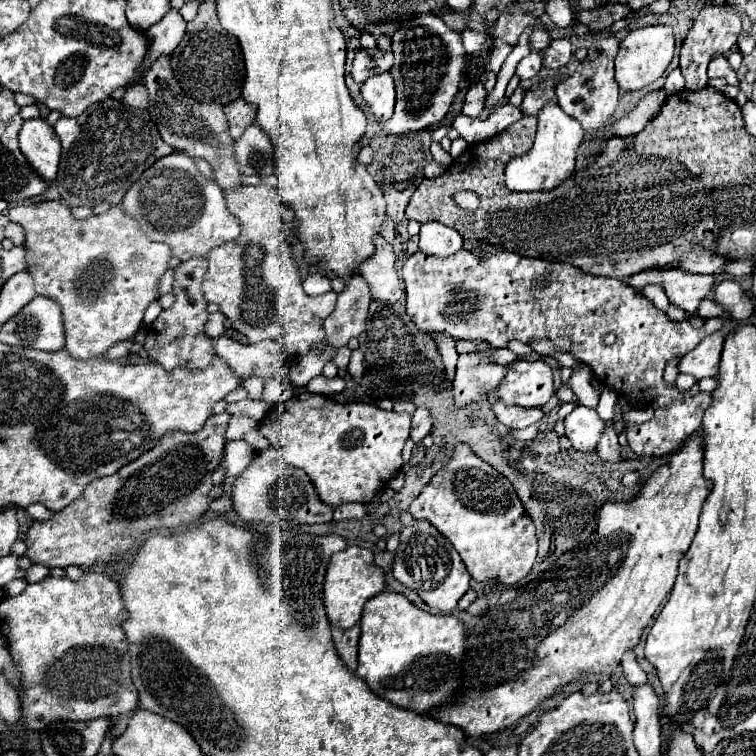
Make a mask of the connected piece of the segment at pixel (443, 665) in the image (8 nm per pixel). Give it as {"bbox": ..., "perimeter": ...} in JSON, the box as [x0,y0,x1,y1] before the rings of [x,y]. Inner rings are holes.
{"bbox":[356,590,466,714],"perimeter":[[[384,590],[366,602],[364,614],[360,618],[360,648],[356,676],[360,676],[380,698],[386,698],[400,708],[408,708],[418,714],[428,714],[440,704],[450,702],[450,692],[454,694],[460,684],[464,640],[466,628],[454,614],[424,612],[414,606],[406,596]]]}

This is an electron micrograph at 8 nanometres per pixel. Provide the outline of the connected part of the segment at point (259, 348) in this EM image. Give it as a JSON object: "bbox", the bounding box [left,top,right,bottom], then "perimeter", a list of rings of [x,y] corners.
{"bbox":[214,336,290,384],"perimeter":[[[222,336],[222,338],[216,338],[214,342],[216,342],[216,354],[226,360],[230,370],[238,376],[240,384],[250,376],[256,376],[256,378],[262,378],[262,380],[270,380],[270,378],[276,378],[276,376],[288,378],[290,362],[286,362],[286,358],[284,358],[286,348],[278,346],[278,342],[274,342],[274,340],[264,340],[264,342],[258,342],[258,344],[240,344],[240,342],[236,342],[228,336]]]}

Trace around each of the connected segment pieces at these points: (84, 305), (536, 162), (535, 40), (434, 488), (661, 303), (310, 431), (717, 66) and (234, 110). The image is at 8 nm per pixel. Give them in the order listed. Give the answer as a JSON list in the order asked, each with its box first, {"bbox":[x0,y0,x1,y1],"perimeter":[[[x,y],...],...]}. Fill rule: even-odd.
[{"bbox":[8,200,170,360],"perimeter":[[[44,200],[36,204],[14,206],[8,212],[10,220],[20,224],[26,232],[26,270],[32,274],[36,292],[48,296],[62,306],[64,330],[66,330],[66,350],[76,360],[86,360],[94,356],[104,356],[110,346],[126,340],[134,340],[142,326],[142,314],[152,300],[156,300],[156,286],[162,274],[168,270],[170,248],[162,242],[148,240],[138,222],[126,216],[118,206],[110,208],[106,214],[90,216],[86,220],[76,220],[68,206],[56,200]]]},{"bbox":[506,104,584,192],"perimeter":[[[546,104],[538,114],[538,134],[532,150],[524,156],[510,160],[506,166],[506,186],[516,192],[544,192],[556,188],[572,176],[582,136],[584,130],[578,120],[562,112],[560,106]]]},{"bbox":[532,28,552,52],"perimeter":[[[536,28],[536,30],[534,30],[534,36],[532,36],[532,48],[534,48],[536,52],[544,50],[550,42],[552,42],[552,38],[548,36],[546,28]]]},{"bbox":[410,442,538,586],"perimeter":[[[464,442],[456,444],[450,462],[432,476],[432,480],[424,486],[420,496],[410,504],[410,514],[416,520],[428,520],[442,536],[450,540],[450,544],[456,548],[470,576],[476,582],[498,580],[502,586],[516,584],[530,572],[536,560],[538,542],[534,536],[534,522],[526,514],[510,480],[504,474],[500,474],[496,468],[492,468],[488,462],[484,462],[480,456],[476,456],[472,448]]]},{"bbox":[642,284,670,312],"perimeter":[[[648,284],[648,286],[644,286],[644,288],[642,288],[642,296],[648,298],[648,300],[650,300],[658,310],[662,310],[662,312],[666,312],[666,308],[668,308],[668,304],[670,304],[664,288],[660,288],[658,284]]]},{"bbox":[258,390,410,508],"perimeter":[[[302,390],[294,394],[290,400],[272,406],[264,420],[260,422],[258,430],[262,432],[262,436],[270,440],[274,448],[280,450],[286,464],[290,464],[292,468],[302,468],[310,476],[320,500],[336,508],[348,502],[366,504],[388,486],[388,482],[402,468],[402,448],[410,432],[410,416],[394,410],[386,412],[372,404],[362,402],[336,404],[324,394],[312,394],[308,390]]]},{"bbox":[708,56,739,85],"perimeter":[[[716,56],[710,66],[708,66],[708,76],[710,78],[726,78],[728,84],[738,85],[739,81],[737,75],[732,72],[726,56]]]},{"bbox":[224,98,256,140],"perimeter":[[[242,98],[226,104],[224,106],[224,114],[228,118],[230,136],[234,140],[244,132],[244,128],[248,128],[250,124],[254,124],[254,120],[256,120],[256,108],[252,104],[246,104]]]}]

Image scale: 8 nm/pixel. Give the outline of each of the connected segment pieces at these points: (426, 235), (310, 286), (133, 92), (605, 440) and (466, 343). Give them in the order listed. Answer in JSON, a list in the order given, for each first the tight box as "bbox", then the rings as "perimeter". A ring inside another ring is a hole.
[{"bbox":[420,222,464,258],"perimeter":[[[428,222],[420,228],[420,250],[430,256],[446,258],[456,254],[462,248],[464,240],[454,228],[448,228],[440,222]]]},{"bbox":[302,274,332,294],"perimeter":[[[308,274],[302,286],[306,294],[326,294],[332,290],[330,280],[324,274]]]},{"bbox":[124,84,148,108],"perimeter":[[[136,84],[132,86],[126,96],[124,96],[124,104],[134,106],[134,108],[148,108],[148,92],[144,84]]]},{"bbox":[598,422,622,462],"perimeter":[[[612,422],[606,424],[602,440],[598,444],[598,456],[604,462],[622,462],[622,454],[620,454],[620,444],[618,444],[618,436],[612,428]]]},{"bbox":[456,340,489,354],"perimeter":[[[457,340],[456,349],[458,354],[470,353],[488,348],[489,344],[481,340]]]}]

